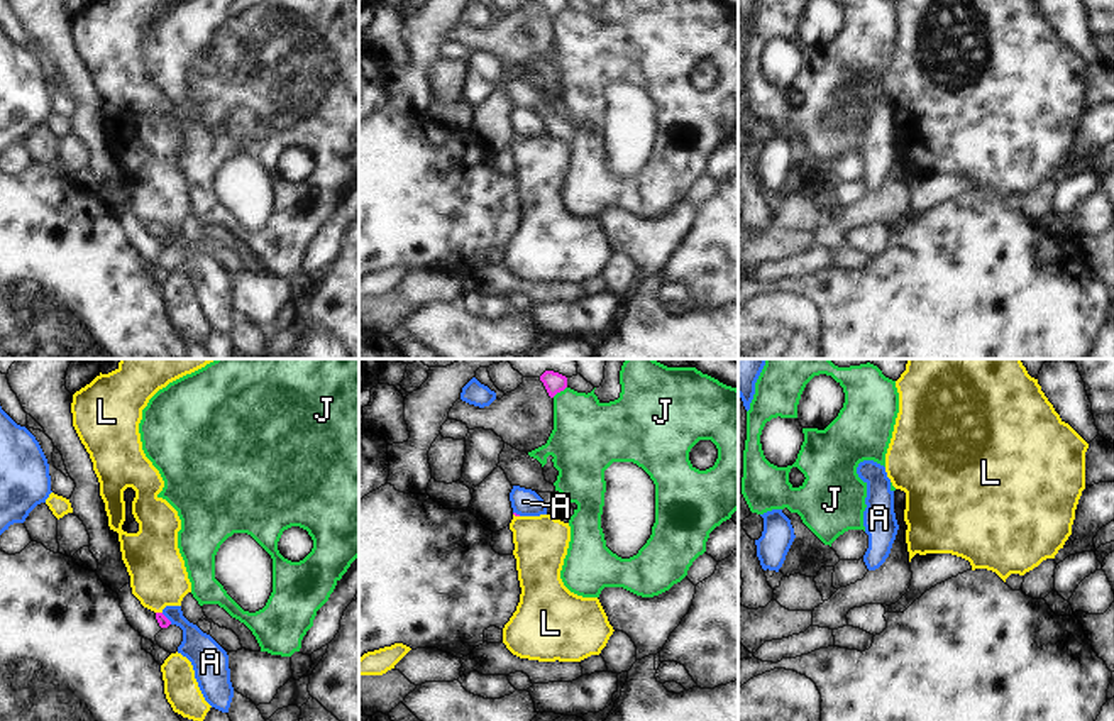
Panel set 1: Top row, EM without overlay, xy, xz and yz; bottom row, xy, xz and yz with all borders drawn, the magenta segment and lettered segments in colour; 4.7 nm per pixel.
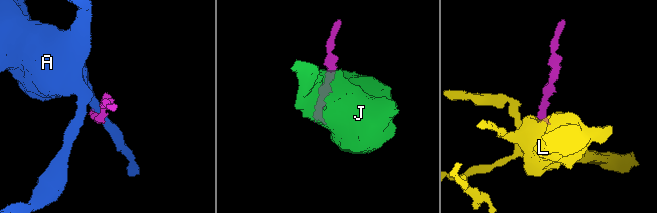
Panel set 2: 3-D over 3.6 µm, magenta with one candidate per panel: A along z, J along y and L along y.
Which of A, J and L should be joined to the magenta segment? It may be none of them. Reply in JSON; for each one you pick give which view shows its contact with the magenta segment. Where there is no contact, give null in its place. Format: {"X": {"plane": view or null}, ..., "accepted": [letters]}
{"L": {"plane": "xy"}, "accepted": ["L"]}

